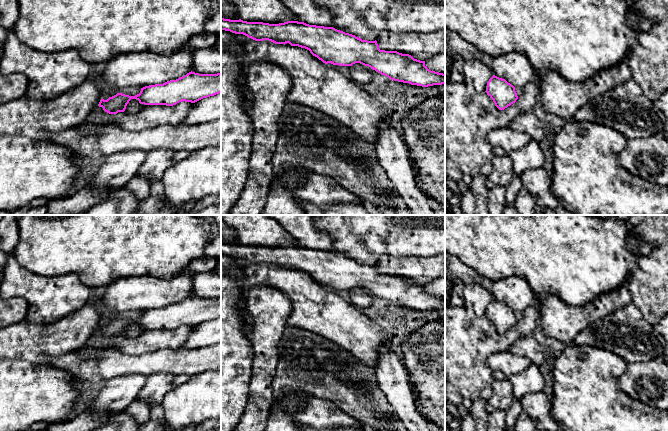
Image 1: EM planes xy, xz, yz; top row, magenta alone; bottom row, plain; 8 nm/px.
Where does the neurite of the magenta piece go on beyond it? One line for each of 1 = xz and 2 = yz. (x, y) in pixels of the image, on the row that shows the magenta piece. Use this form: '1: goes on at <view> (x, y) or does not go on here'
1: does not go on here
2: does not go on here

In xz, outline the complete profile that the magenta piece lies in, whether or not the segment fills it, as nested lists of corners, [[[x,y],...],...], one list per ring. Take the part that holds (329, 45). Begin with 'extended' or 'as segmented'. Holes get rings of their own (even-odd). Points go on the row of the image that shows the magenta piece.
as segmented; [[[221,17],[221,30],[243,34],[255,41],[268,40],[305,48],[325,64],[352,66],[360,63],[398,82],[422,87],[445,84],[445,74],[429,70],[425,61],[397,51],[380,50],[376,40],[362,40],[333,27],[298,21],[269,24]]]

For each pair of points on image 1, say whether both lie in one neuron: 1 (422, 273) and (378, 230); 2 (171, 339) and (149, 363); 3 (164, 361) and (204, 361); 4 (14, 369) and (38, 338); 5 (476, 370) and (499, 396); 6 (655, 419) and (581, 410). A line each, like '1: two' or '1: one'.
1: two
2: two
3: one
4: two
5: two
6: one

